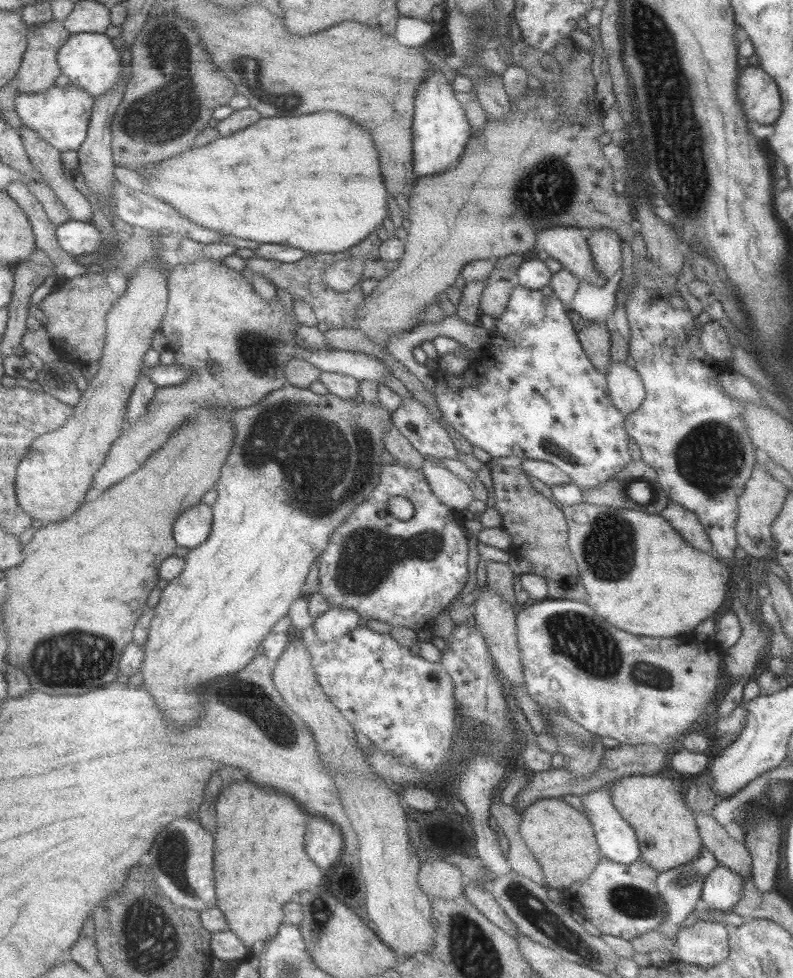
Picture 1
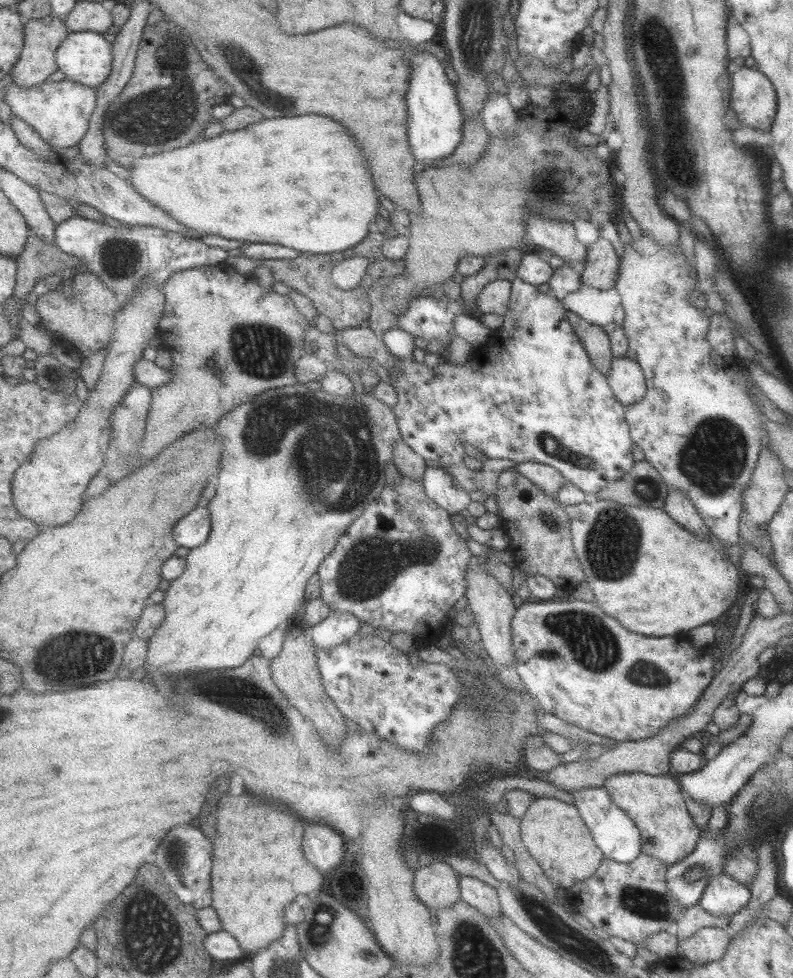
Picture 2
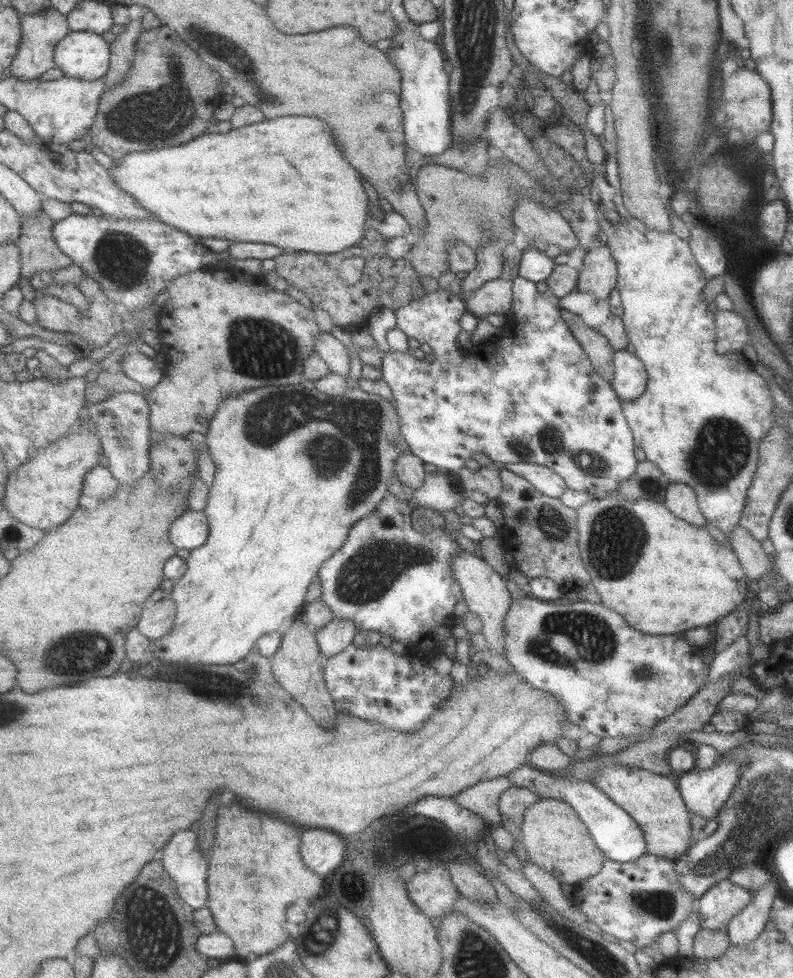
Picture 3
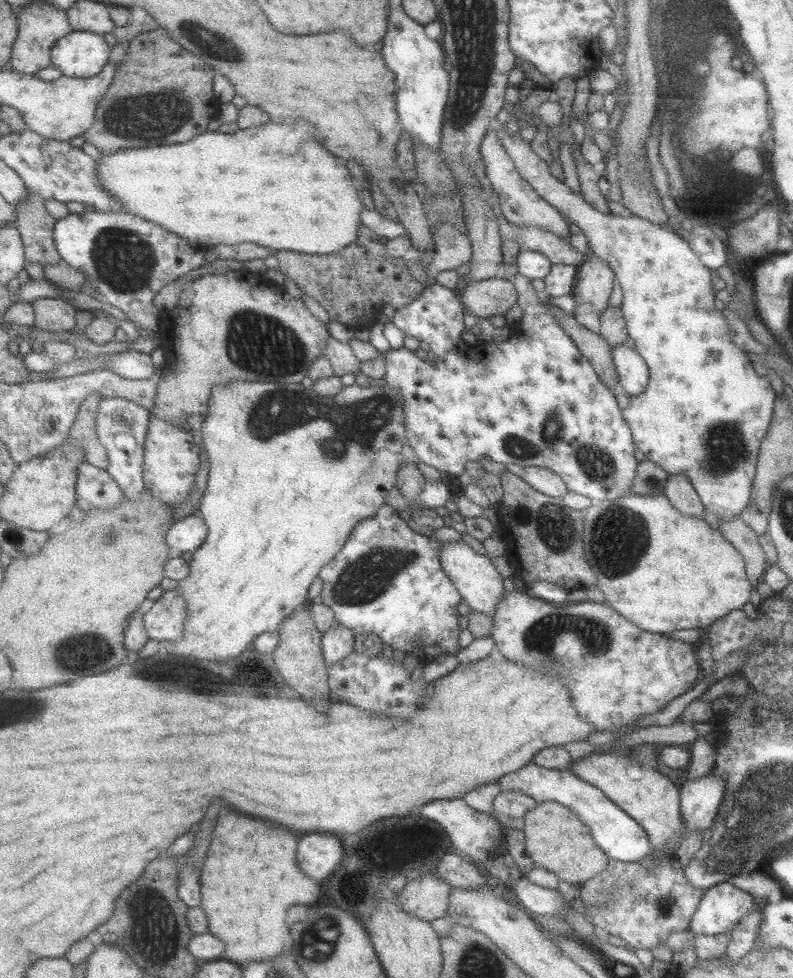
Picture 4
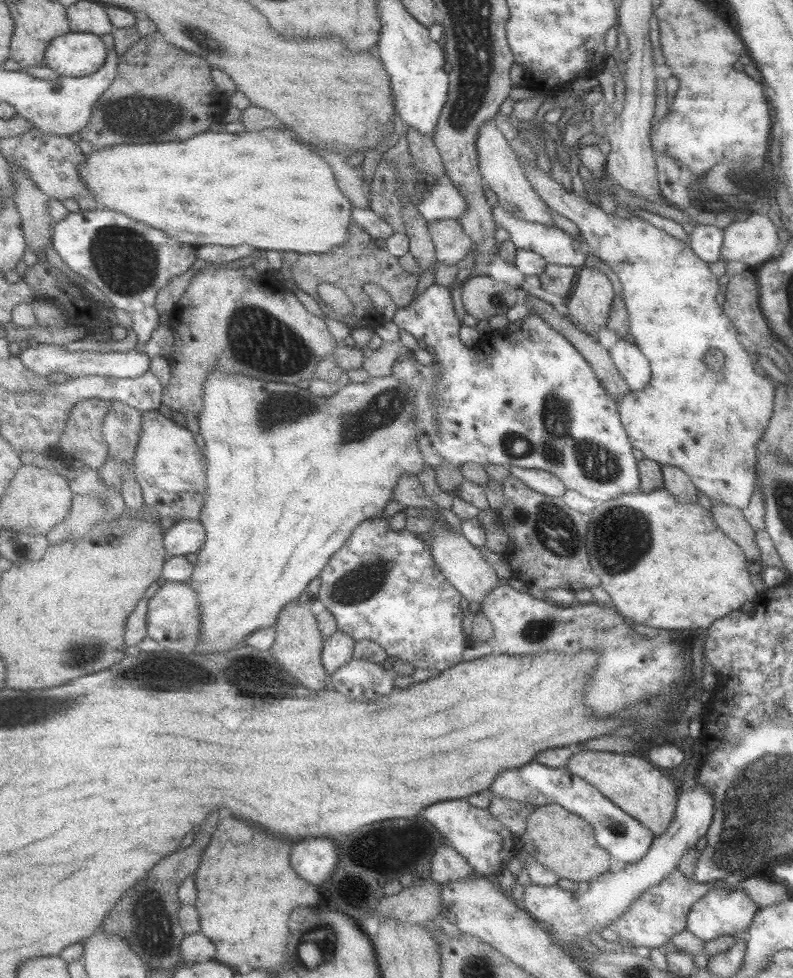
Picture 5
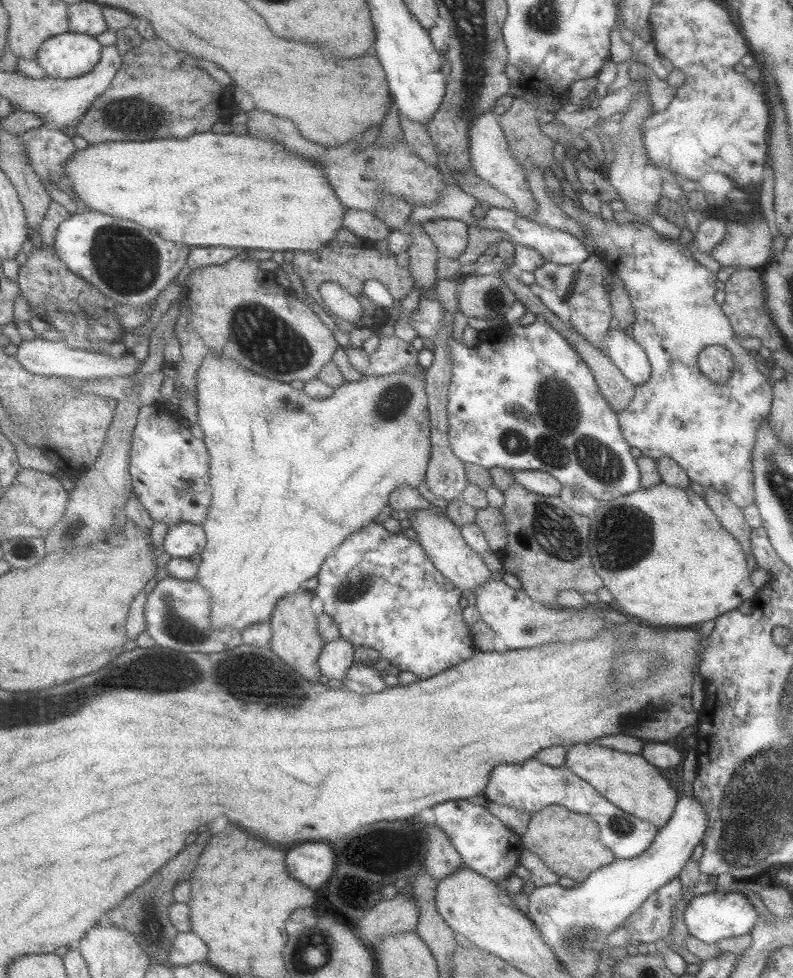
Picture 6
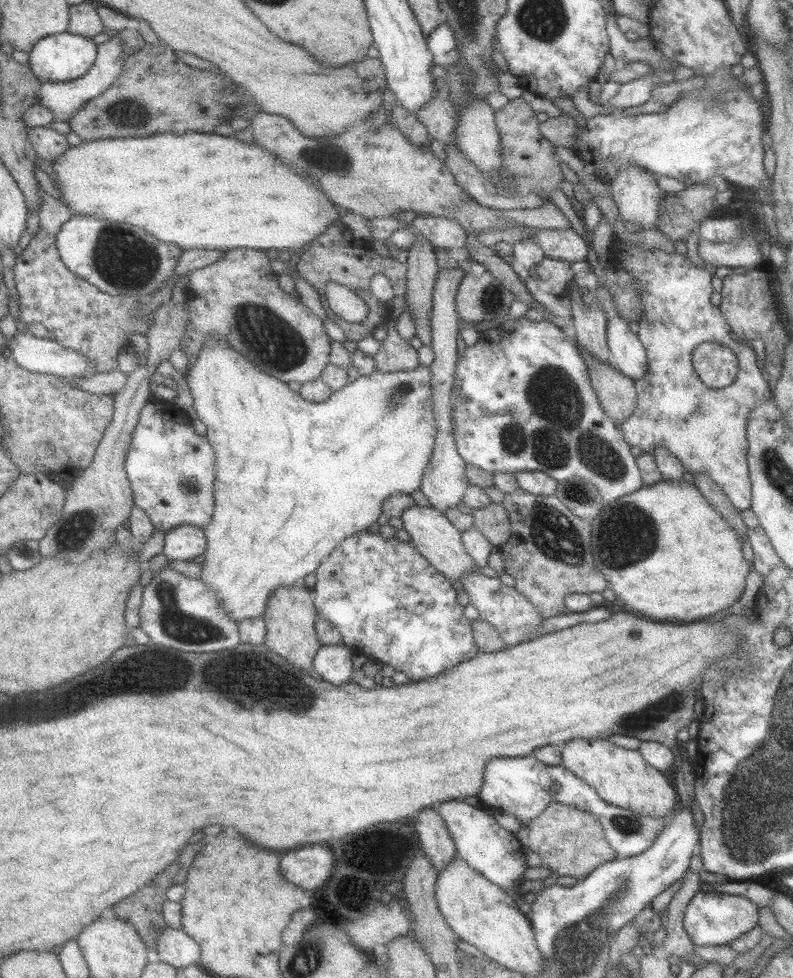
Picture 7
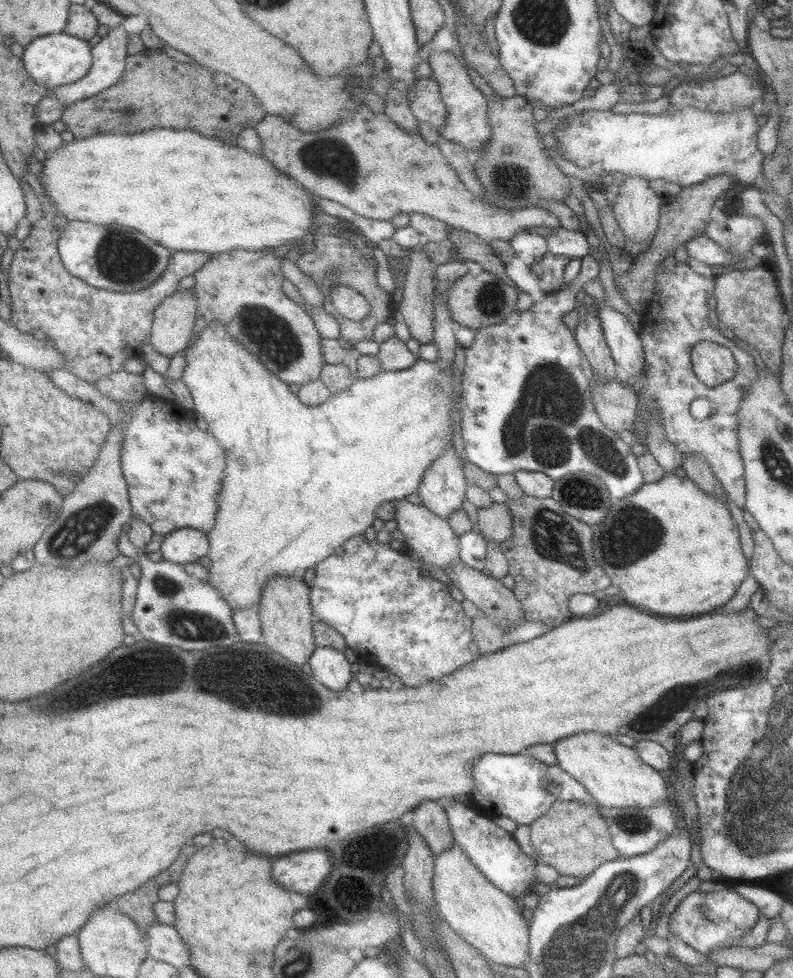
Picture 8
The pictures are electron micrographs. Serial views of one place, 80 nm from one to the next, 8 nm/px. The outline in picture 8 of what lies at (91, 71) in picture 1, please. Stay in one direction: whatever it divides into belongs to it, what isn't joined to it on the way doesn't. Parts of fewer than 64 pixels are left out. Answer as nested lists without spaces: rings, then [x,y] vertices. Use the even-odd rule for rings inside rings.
[[[65,32],[36,38],[25,47],[22,59],[26,70],[34,78],[34,81],[49,90],[67,84],[72,85],[85,78],[94,65],[93,47],[89,46],[87,40]]]

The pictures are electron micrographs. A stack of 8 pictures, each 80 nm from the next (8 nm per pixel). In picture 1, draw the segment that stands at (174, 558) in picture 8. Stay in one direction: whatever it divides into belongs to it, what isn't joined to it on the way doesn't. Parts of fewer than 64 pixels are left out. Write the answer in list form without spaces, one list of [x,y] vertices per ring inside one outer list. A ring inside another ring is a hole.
[[[199,503],[177,518],[174,537],[179,546],[194,549],[207,542],[213,529],[214,510],[212,505]]]

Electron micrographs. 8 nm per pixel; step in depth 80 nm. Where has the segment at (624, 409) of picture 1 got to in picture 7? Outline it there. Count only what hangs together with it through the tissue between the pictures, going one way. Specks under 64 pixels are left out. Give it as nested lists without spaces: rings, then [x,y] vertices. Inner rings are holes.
[[[617,315],[607,320],[606,346],[617,372],[633,382],[643,378],[648,368],[646,352],[631,332],[629,323]]]

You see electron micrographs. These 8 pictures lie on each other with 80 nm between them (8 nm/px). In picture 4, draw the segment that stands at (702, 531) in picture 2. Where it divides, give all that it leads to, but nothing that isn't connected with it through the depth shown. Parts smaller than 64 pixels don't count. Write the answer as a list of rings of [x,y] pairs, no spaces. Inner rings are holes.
[[[667,475],[662,493],[675,510],[681,510],[684,515],[703,518],[704,506],[687,477]]]

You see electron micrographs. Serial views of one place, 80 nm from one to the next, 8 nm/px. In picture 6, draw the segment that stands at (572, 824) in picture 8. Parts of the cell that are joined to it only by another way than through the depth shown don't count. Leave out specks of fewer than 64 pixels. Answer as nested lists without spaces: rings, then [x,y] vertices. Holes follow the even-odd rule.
[[[551,804],[531,816],[527,830],[520,835],[522,849],[539,857],[545,867],[559,876],[580,883],[592,870],[607,866],[614,861],[613,854],[600,842],[595,822],[585,814],[571,813],[565,807]]]

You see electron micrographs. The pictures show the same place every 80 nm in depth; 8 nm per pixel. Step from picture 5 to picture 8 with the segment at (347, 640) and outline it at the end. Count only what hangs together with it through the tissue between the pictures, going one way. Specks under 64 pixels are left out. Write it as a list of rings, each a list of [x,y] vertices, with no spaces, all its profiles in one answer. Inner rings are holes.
[[[319,647],[308,663],[314,677],[335,692],[345,690],[354,680],[353,664],[343,650]]]

